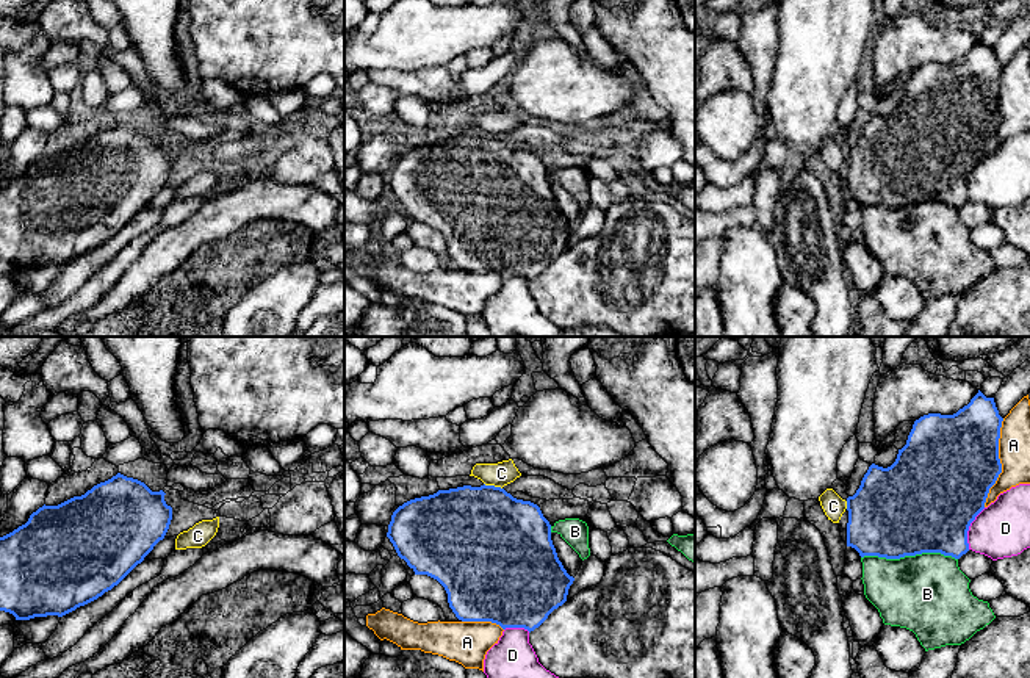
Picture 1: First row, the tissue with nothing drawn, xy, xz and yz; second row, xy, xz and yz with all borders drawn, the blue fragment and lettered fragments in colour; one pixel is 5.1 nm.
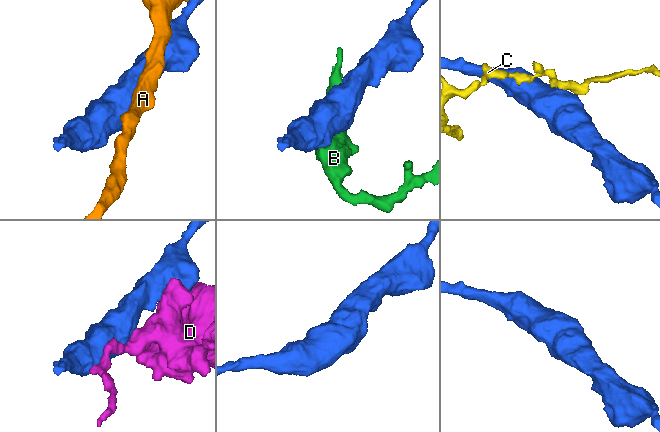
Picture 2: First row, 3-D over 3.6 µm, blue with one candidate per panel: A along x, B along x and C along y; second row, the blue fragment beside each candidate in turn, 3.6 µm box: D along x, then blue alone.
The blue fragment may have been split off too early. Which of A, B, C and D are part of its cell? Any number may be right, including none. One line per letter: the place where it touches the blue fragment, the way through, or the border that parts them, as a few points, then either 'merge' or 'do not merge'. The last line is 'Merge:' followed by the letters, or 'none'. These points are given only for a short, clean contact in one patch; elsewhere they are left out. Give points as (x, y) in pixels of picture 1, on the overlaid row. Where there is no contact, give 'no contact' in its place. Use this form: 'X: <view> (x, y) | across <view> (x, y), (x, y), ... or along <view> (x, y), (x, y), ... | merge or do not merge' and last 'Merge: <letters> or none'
A: yz (999, 462) | do not merge
B: yz (910, 555) | do not merge
C: xz (493, 486) | do not merge
D: yz (968, 528) | do not merge
Merge: none

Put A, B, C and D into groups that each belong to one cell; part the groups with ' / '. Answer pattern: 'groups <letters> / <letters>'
groups A / B / C / D

